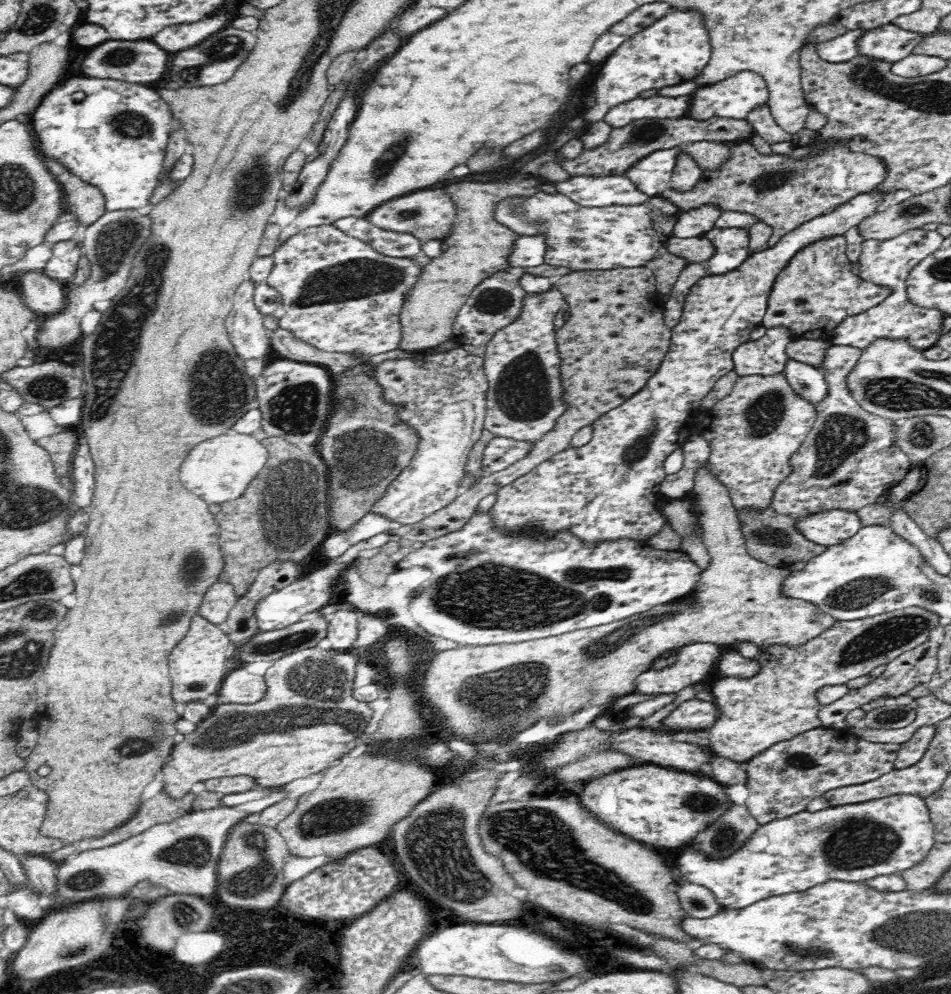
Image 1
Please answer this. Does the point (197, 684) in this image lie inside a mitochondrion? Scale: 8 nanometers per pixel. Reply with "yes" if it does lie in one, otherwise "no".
yes

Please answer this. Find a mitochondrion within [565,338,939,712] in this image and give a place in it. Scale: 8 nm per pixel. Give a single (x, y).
(894, 633)

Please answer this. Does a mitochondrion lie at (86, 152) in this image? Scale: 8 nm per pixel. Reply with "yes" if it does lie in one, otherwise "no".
no

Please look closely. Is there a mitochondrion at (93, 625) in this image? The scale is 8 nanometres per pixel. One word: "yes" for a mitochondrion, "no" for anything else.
no

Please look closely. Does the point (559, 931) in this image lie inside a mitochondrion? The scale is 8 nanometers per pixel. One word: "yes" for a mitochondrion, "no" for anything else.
no

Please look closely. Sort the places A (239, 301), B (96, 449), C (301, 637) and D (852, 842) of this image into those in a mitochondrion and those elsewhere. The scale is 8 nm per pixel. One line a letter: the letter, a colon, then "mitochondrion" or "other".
A: other
B: other
C: mitochondrion
D: mitochondrion

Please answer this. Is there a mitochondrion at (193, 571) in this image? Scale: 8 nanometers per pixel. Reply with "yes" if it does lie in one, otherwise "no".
yes

